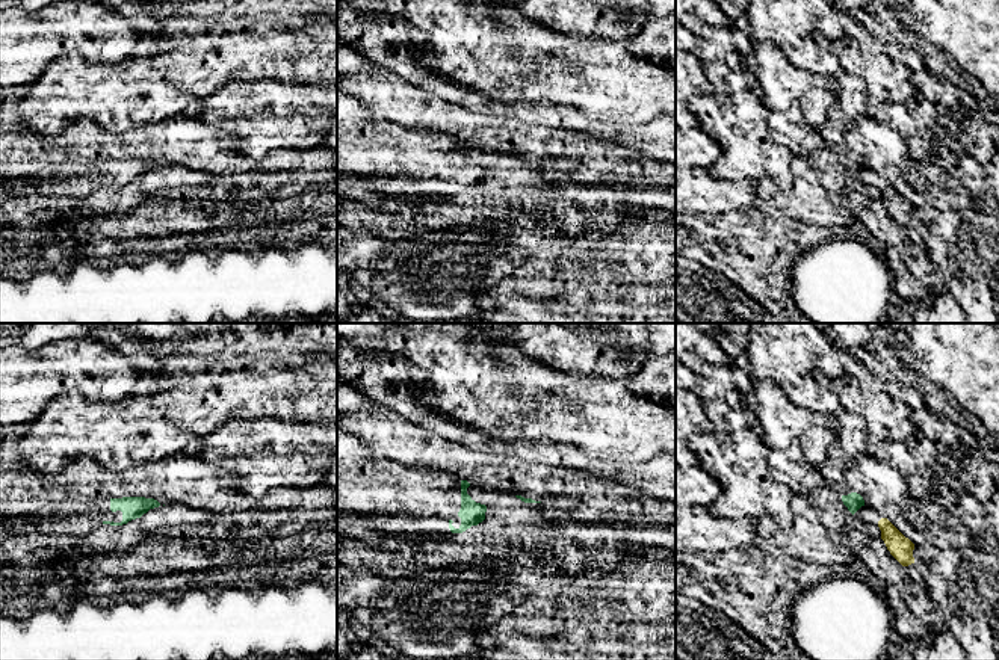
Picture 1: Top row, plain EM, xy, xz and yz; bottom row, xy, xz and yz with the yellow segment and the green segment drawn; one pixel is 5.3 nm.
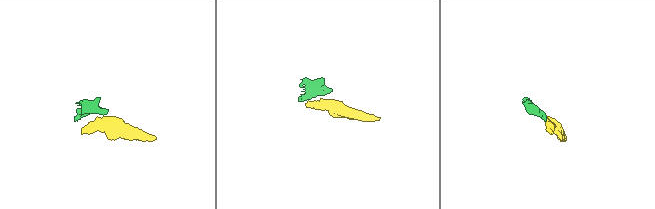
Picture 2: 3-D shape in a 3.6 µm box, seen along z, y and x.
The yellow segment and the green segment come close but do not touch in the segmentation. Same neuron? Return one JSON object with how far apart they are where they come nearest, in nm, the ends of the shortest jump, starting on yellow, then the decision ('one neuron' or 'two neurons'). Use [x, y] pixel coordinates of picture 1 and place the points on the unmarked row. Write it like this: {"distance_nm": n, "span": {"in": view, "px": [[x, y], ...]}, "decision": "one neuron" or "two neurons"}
{"distance_nm": 120, "span": {"in": "yz", "px": [[878, 183], [863, 166]]}, "decision": "two neurons"}

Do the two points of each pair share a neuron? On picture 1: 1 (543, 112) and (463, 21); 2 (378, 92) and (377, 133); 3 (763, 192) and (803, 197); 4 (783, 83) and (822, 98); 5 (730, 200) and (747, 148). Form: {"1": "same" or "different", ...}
{"1": "different", "2": "different", "3": "same", "4": "same", "5": "different"}

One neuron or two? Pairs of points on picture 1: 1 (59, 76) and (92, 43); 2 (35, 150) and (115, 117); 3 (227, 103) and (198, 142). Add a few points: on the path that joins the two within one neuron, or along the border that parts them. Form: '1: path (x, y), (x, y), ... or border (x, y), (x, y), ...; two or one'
1: border (114, 64), (68, 53), (46, 68); two
2: border (88, 118), (94, 123); two
3: border (216, 124), (233, 138), (239, 151); two

